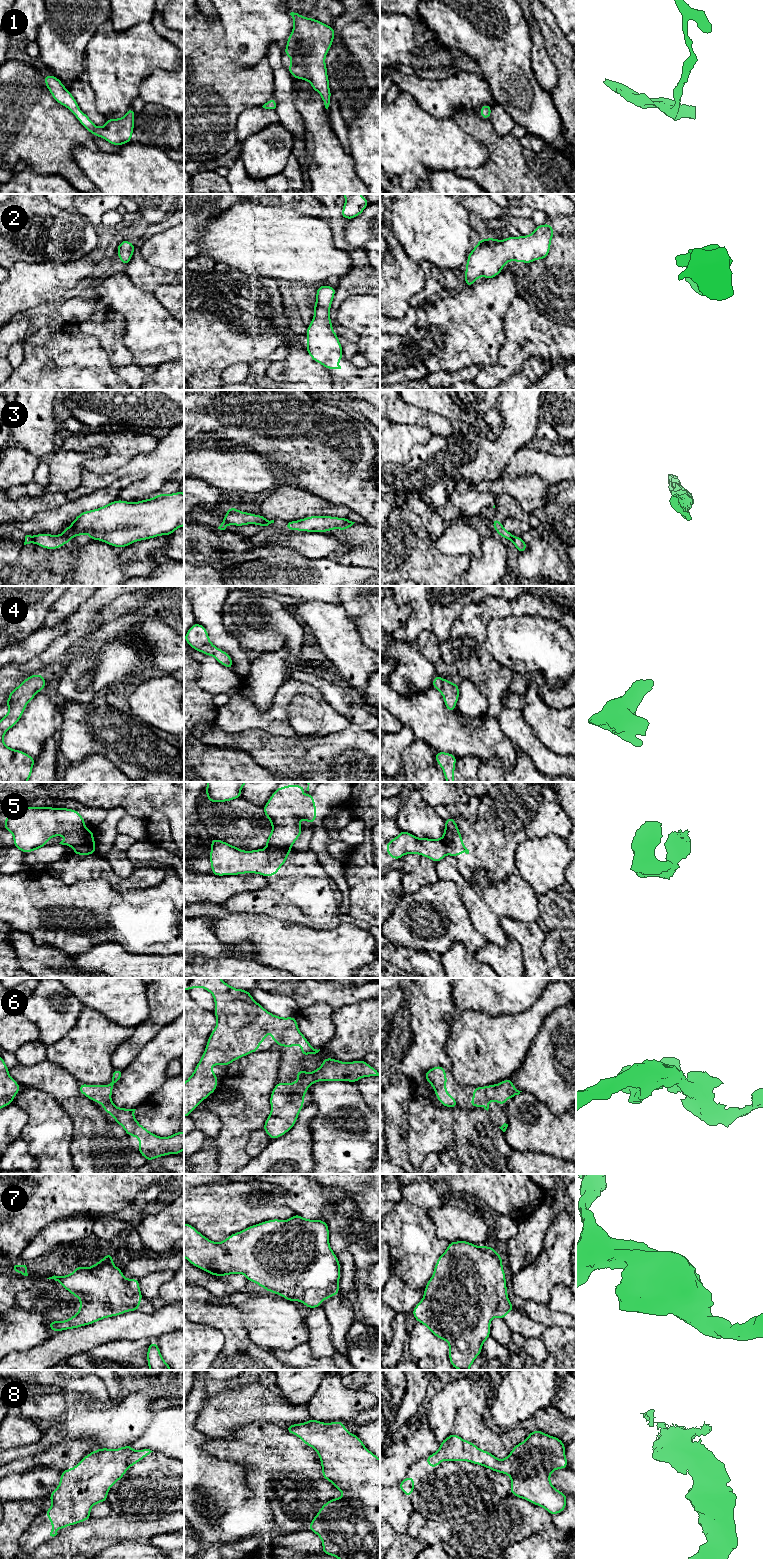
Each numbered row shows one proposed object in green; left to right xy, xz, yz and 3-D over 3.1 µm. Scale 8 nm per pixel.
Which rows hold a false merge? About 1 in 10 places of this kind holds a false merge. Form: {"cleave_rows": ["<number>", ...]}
{"cleave_rows": ["3", "5"]}

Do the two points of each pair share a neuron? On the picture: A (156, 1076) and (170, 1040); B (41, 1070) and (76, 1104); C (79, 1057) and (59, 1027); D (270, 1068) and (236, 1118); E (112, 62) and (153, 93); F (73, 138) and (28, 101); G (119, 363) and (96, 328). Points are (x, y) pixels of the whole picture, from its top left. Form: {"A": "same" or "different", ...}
{"A": "same", "B": "same", "C": "different", "D": "same", "E": "same", "F": "same", "G": "same"}

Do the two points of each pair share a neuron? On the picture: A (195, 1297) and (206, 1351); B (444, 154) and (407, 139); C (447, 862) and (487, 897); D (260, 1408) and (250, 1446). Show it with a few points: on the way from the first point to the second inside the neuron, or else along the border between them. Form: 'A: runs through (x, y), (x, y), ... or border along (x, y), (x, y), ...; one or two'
A: border along (194, 1323), (200, 1326), (214, 1327), (223, 1335); two
B: runs through (435, 145), (428, 140), (416, 139); one
C: runs through (452, 873), (476, 897); one
D: border along (280, 1426), (263, 1420), (255, 1420), (237, 1428); two

